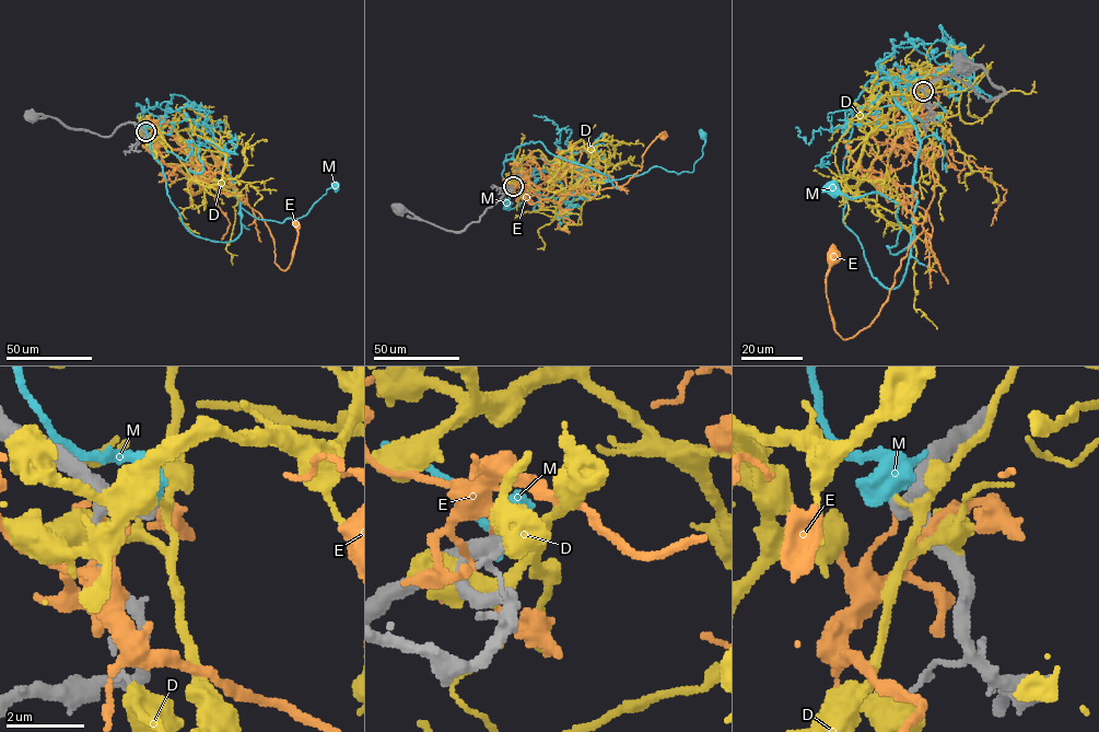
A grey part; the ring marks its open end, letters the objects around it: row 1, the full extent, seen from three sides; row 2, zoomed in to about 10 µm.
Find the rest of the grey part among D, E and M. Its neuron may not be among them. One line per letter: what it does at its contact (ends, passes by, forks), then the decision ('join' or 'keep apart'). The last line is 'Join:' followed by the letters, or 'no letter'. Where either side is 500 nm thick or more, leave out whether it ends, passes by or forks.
D: it passes by; keep apart
E: it ends there; keep apart
M: keep apart
Join: no letter

